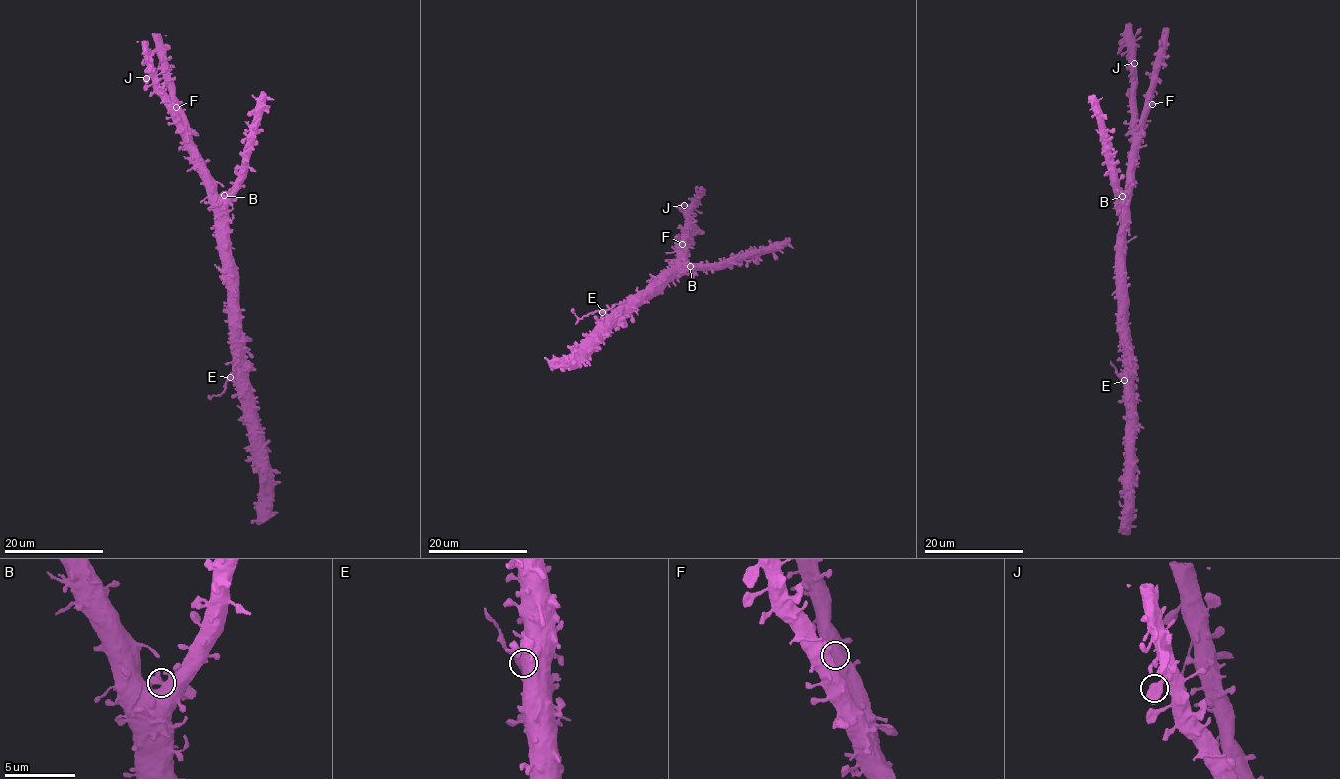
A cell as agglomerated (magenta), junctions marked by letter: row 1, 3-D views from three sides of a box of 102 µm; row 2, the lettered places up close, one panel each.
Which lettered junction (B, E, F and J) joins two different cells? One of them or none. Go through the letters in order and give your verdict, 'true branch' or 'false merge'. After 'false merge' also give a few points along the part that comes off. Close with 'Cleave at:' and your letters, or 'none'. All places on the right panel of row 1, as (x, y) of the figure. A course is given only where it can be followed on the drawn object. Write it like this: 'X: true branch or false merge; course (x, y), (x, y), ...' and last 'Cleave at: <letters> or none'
B: true branch
E: false merge; course (1124, 380), (1127, 394), (1135, 398), (1129, 395)
F: true branch
J: true branch
Cleave at: E

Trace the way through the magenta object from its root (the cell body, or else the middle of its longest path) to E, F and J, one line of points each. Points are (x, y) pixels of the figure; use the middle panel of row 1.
E: (660, 289), (628, 301), (607, 315), (603, 312)
F: (660, 289), (672, 279), (686, 272), (683, 266), (686, 259), (682, 253), (686, 248), (682, 244)
J: (660, 289), (686, 272), (685, 242), (690, 240), (692, 221), (684, 205)

